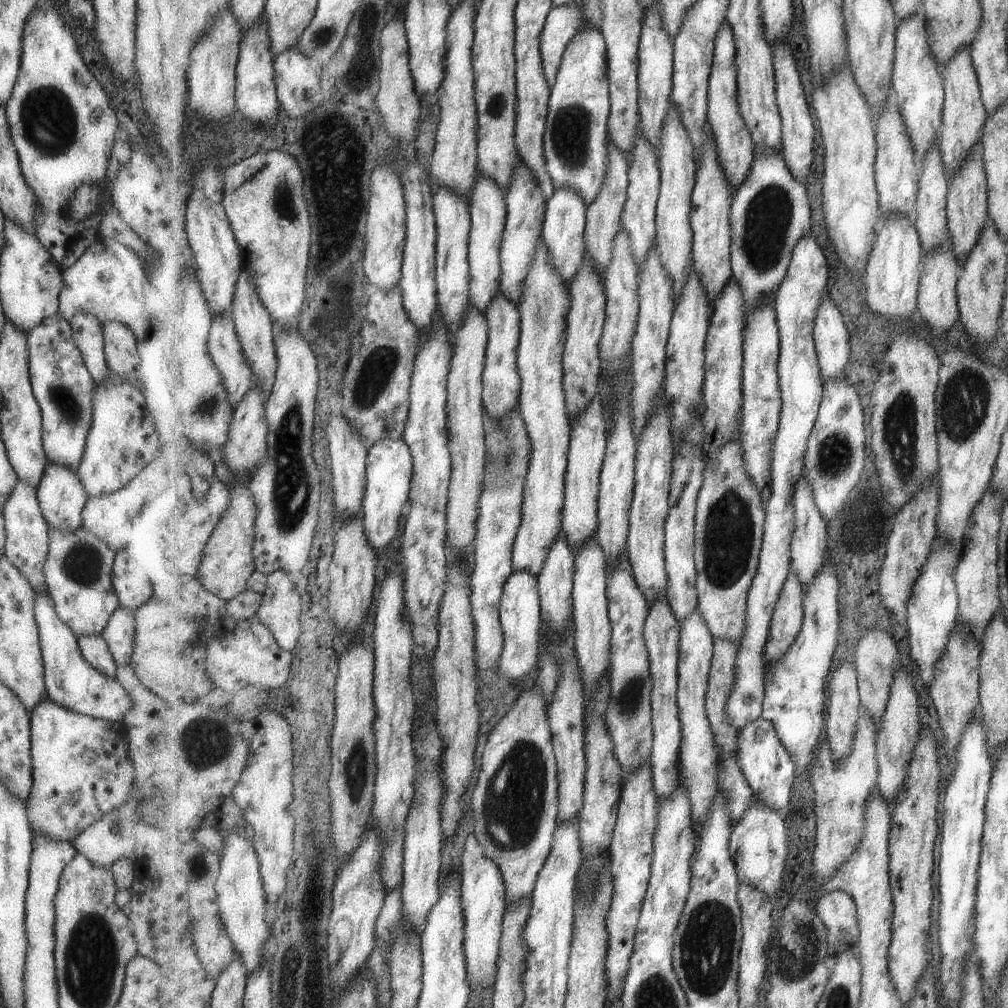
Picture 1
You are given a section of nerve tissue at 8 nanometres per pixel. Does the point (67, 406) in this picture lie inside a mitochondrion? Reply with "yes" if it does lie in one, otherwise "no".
yes

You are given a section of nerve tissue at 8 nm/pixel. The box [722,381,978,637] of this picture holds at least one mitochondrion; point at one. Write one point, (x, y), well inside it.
(899, 429)

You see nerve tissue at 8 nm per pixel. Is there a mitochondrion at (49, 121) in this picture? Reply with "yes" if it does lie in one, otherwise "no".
yes

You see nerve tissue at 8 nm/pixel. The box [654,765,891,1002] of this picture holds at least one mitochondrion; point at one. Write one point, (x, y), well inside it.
(708, 937)

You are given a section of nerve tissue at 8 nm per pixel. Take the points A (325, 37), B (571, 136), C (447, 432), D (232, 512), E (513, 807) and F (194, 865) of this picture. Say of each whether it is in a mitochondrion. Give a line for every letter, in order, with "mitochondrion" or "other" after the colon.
A: mitochondrion
B: mitochondrion
C: other
D: other
E: mitochondrion
F: mitochondrion

